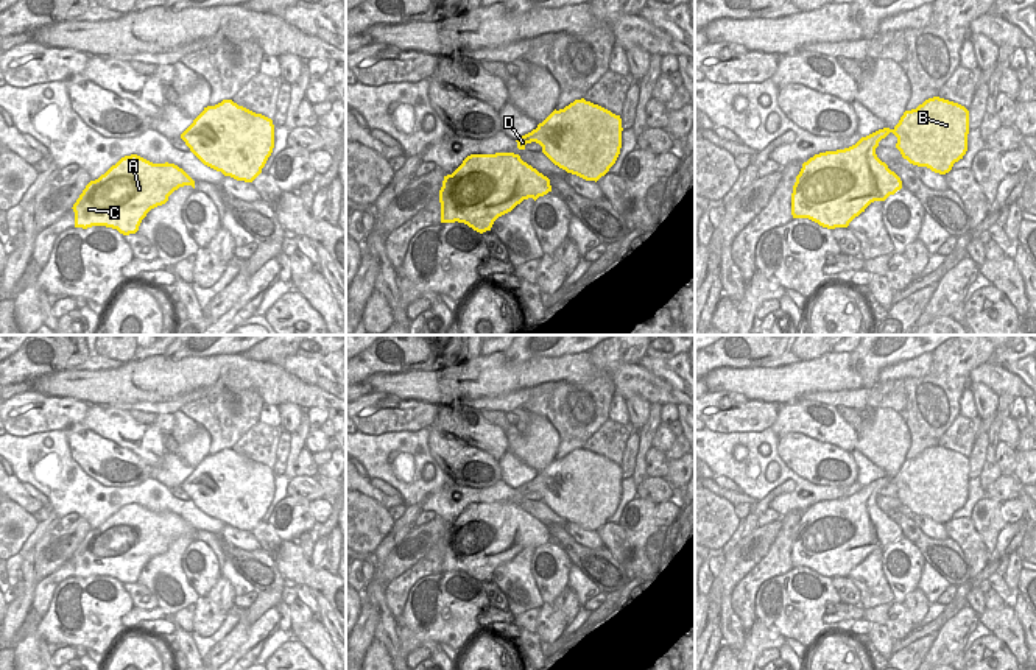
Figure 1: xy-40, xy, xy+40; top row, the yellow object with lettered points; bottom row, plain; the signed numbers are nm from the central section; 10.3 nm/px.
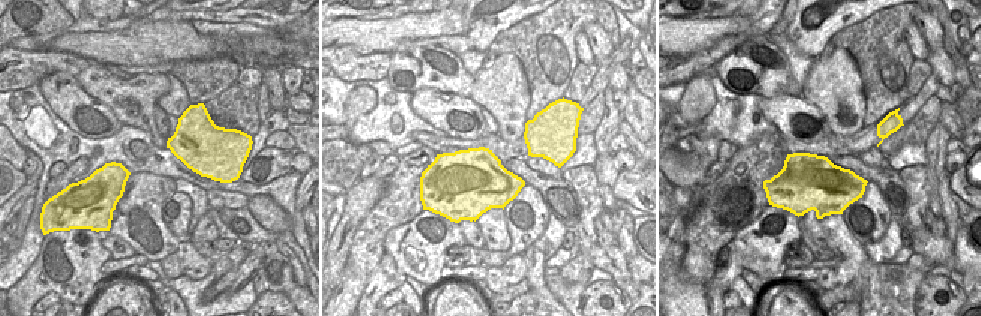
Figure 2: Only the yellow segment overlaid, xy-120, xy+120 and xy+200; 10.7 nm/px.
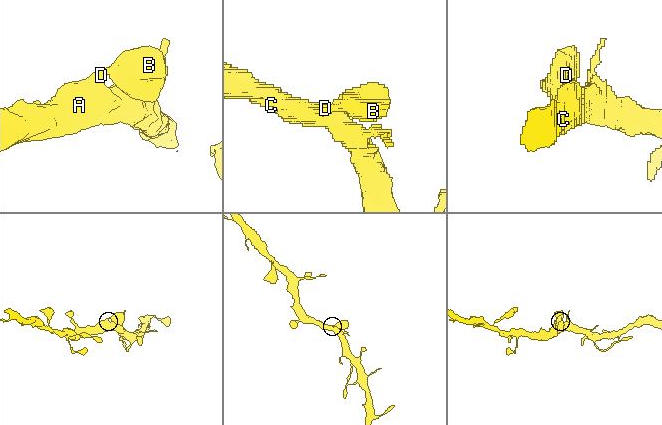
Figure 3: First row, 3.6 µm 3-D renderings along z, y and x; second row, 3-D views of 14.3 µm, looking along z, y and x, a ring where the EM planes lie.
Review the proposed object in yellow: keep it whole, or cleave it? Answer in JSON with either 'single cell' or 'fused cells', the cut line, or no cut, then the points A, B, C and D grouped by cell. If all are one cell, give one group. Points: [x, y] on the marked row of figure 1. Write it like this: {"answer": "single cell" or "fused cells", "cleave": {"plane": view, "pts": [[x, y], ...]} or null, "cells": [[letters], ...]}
{"answer": "single cell", "cleave": null, "cells": [["A", "B", "C", "D"]]}

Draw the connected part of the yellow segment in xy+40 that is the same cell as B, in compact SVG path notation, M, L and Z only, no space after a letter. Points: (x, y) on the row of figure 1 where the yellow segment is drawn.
M933 97L916 109L905 111L893 129L879 129L844 150L815 154L802 164L796 176L791 193L793 218L809 218L827 229L847 227L871 203L885 201L900 190L900 178L876 154L879 142L890 132L897 137L896 148L904 159L946 175L967 151L969 111L958 103Z

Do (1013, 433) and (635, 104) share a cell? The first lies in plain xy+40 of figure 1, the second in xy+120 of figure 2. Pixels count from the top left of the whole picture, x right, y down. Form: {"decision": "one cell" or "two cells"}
{"decision": "two cells"}

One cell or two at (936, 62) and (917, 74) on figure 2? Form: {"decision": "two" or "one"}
{"decision": "two"}

